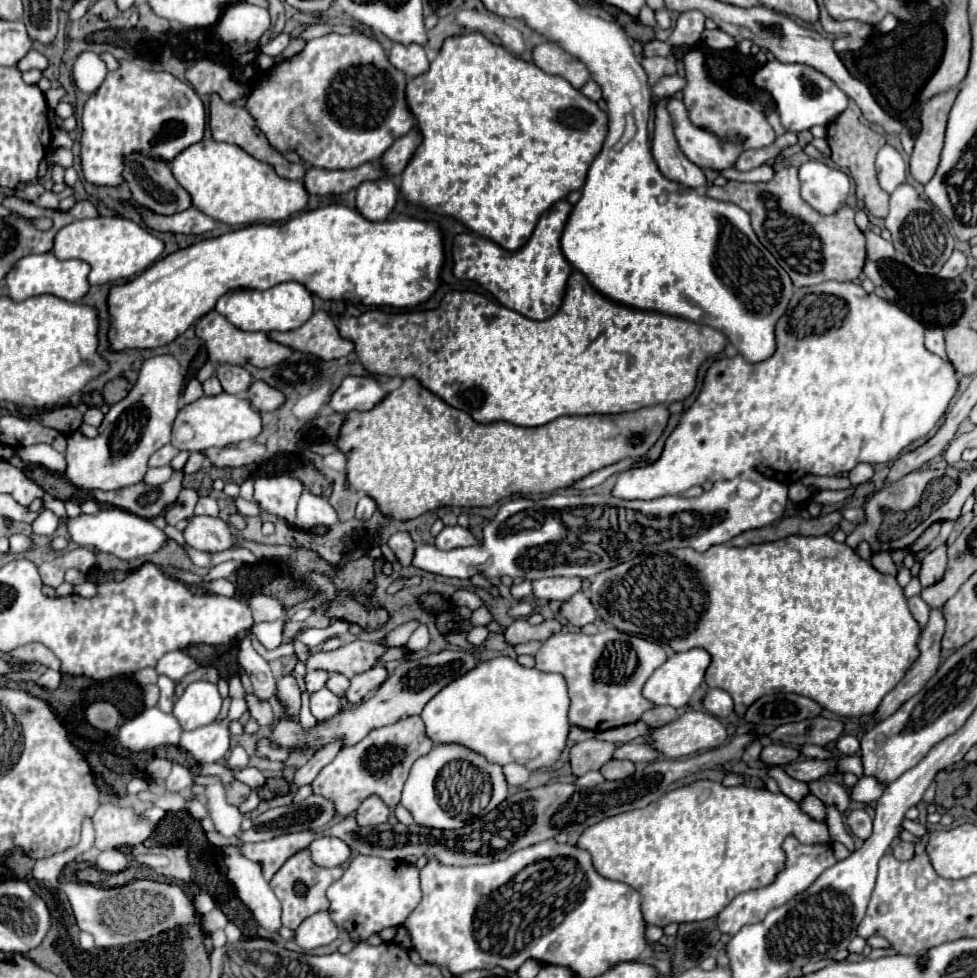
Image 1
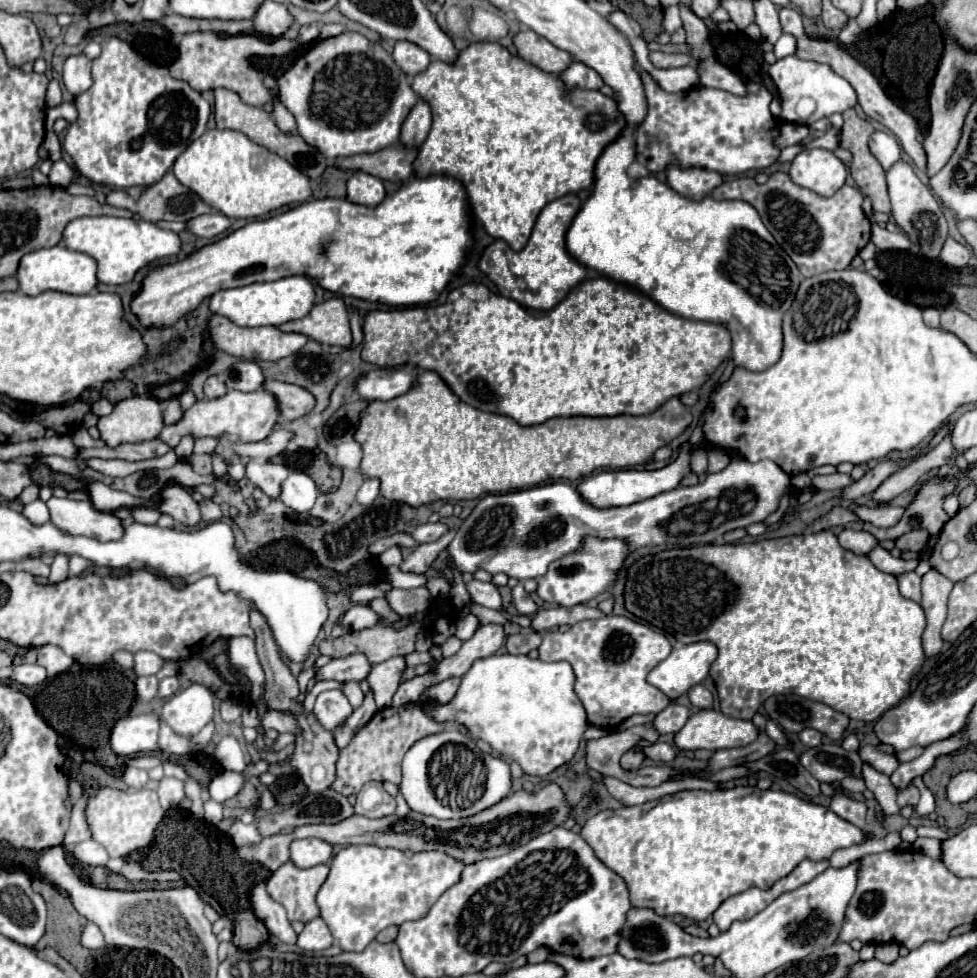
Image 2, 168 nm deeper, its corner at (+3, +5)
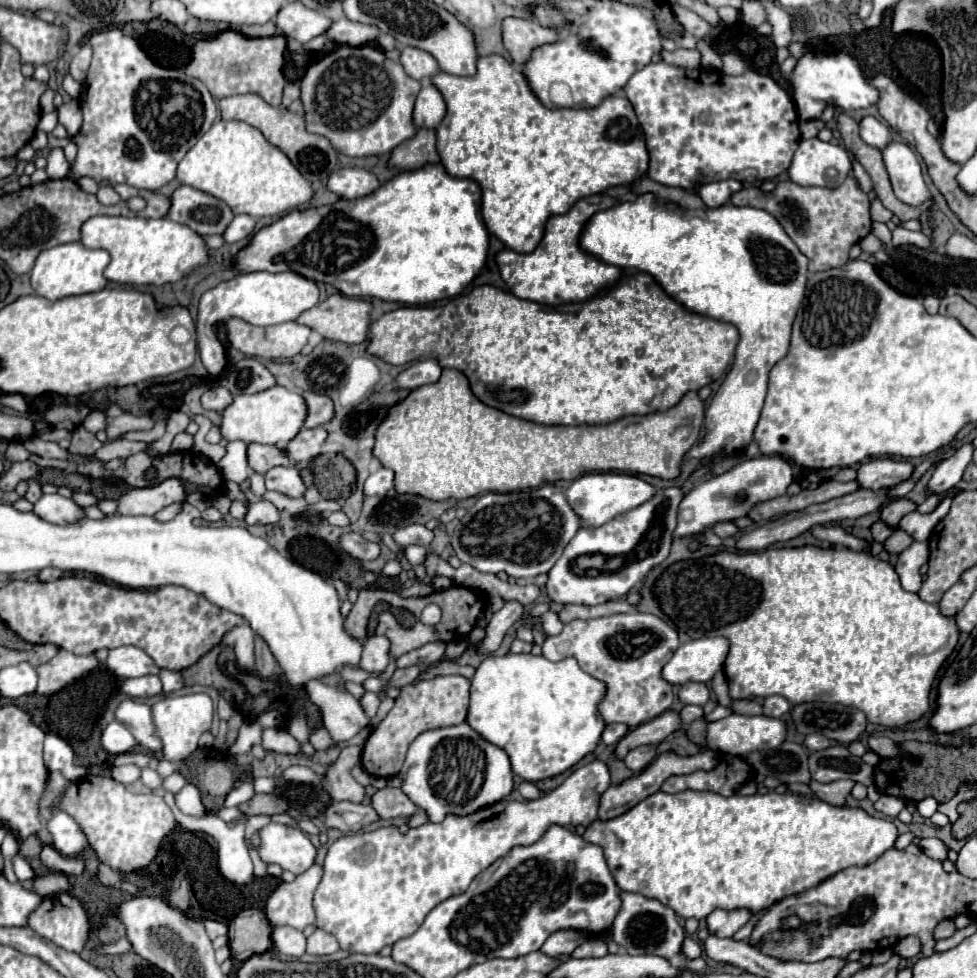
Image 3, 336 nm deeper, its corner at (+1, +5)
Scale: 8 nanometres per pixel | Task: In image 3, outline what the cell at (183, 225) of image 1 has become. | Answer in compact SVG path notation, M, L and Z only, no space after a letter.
M249 214L235 216L235 220L231 222L231 228L227 228L227 232L223 234L225 242L231 244L231 242L239 242L239 240L247 238L253 232L255 224L257 224L257 220L253 216L249 216Z

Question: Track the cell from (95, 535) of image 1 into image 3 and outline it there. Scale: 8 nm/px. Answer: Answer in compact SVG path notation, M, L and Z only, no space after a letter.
M43 494L33 504L33 512L51 524L71 524L71 520L79 520L79 516L85 516L83 508L59 494Z

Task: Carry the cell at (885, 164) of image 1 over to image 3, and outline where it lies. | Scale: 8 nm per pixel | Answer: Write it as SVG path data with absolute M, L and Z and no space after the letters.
M865 116L861 122L859 122L859 132L861 132L861 138L869 144L869 146L875 146L875 148L885 148L889 142L891 142L891 130L887 124L879 122L877 118L873 116Z

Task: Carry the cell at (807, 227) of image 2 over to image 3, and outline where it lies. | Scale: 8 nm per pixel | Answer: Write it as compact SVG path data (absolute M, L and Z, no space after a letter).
M849 176L837 188L803 188L791 180L779 182L773 192L761 192L759 188L743 188L731 198L735 206L753 206L773 214L809 258L809 270L821 272L843 266L849 260L849 248L871 232L869 198L857 186L857 180Z

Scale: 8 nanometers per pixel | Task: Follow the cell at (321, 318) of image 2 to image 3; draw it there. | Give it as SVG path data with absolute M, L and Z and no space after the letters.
M331 294L323 302L305 310L297 322L307 324L317 330L327 340L337 340L345 344L361 344L369 330L369 310L371 302L349 298L343 294Z

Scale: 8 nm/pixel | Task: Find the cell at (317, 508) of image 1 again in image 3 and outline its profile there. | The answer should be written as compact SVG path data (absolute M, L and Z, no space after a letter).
M275 466L265 474L265 488L277 490L281 494L287 494L291 498L299 498L307 492L299 470L293 466Z

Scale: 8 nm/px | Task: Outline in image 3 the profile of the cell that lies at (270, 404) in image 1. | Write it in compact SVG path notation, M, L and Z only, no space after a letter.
M303 392L303 398L307 400L307 408L309 408L305 428L317 428L317 426L323 426L333 420L335 408L333 408L333 400L329 396L315 394L315 392Z

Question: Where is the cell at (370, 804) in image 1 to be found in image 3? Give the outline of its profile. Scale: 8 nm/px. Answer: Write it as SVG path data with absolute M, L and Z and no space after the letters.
M383 788L379 790L373 798L373 808L379 812L381 818L393 820L393 818L409 818L413 816L419 808L403 794L401 788Z

